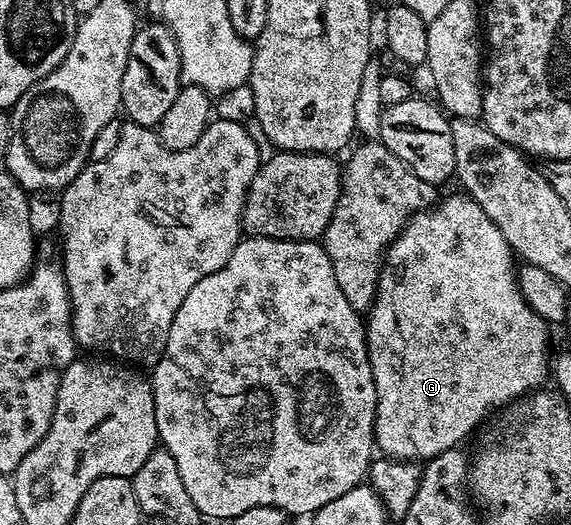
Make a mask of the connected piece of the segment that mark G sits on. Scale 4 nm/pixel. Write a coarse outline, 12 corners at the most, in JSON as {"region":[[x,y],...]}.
{"region":[[464,192],[366,312],[381,455],[455,450],[545,385],[549,323]]}

